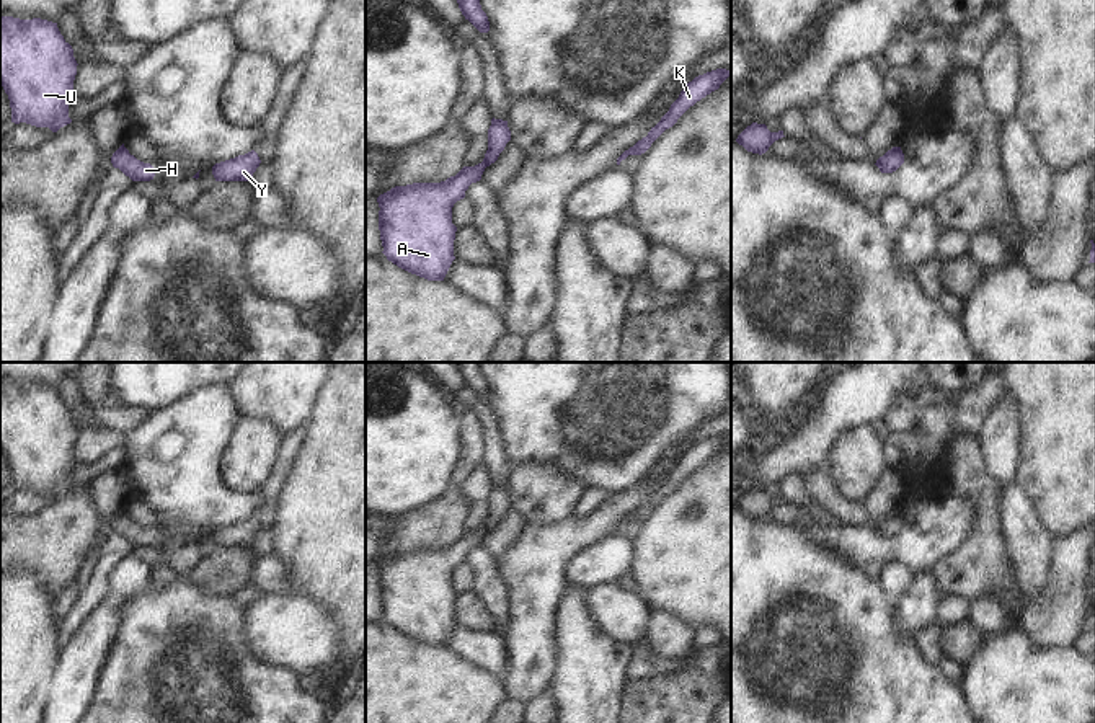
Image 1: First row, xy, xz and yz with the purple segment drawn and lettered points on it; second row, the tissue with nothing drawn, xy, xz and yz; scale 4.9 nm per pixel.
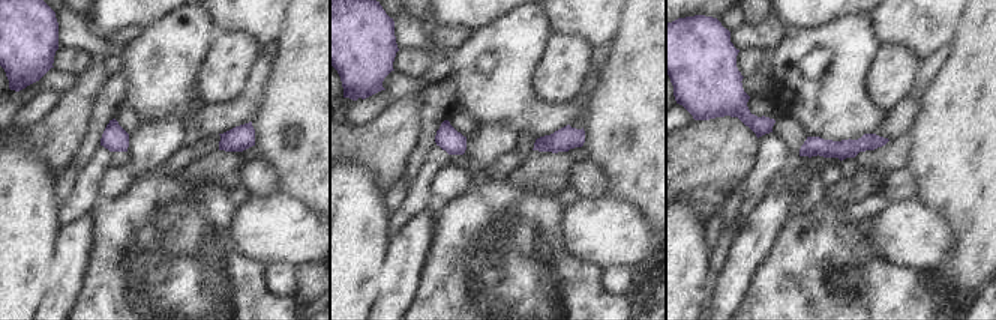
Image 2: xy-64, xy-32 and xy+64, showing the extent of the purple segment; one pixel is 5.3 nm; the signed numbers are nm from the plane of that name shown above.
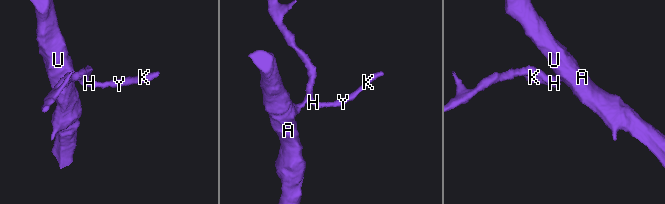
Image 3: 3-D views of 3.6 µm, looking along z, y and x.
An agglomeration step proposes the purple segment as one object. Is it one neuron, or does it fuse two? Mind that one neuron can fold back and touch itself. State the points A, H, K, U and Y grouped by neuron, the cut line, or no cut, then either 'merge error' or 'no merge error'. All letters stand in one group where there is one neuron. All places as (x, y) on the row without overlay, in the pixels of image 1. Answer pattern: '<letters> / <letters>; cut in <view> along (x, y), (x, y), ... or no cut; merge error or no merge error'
A H K U Y; no cut; no merge error

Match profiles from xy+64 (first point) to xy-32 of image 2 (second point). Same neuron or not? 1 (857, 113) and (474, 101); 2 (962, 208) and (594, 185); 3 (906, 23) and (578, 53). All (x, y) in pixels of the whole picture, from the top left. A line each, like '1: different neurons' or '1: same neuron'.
1: same neuron
2: different neurons
3: different neurons

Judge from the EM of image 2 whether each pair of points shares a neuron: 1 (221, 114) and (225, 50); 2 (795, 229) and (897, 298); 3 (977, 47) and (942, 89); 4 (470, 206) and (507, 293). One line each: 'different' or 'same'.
1: different
2: same
3: same
4: same

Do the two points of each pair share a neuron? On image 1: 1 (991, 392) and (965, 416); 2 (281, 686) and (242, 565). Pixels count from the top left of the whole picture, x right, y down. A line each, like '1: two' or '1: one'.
1: one
2: two

